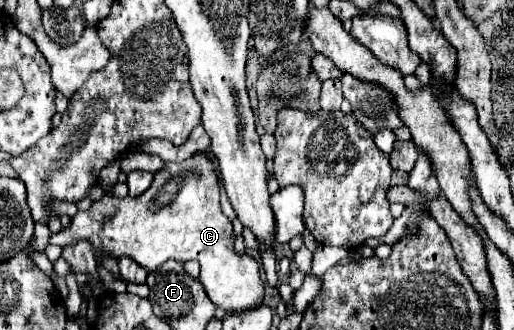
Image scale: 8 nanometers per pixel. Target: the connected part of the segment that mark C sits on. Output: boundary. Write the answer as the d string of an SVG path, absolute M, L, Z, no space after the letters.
M202 153L182 163L168 163L138 197L120 199L104 195L88 211L76 213L66 229L50 235L50 243L60 247L74 245L82 239L90 241L96 259L128 257L146 271L156 271L168 259L180 263L196 259L200 263L200 281L210 301L228 313L250 311L264 303L260 265L258 261L242 261L248 255L234 251L236 237L230 219L220 209L218 177Z

